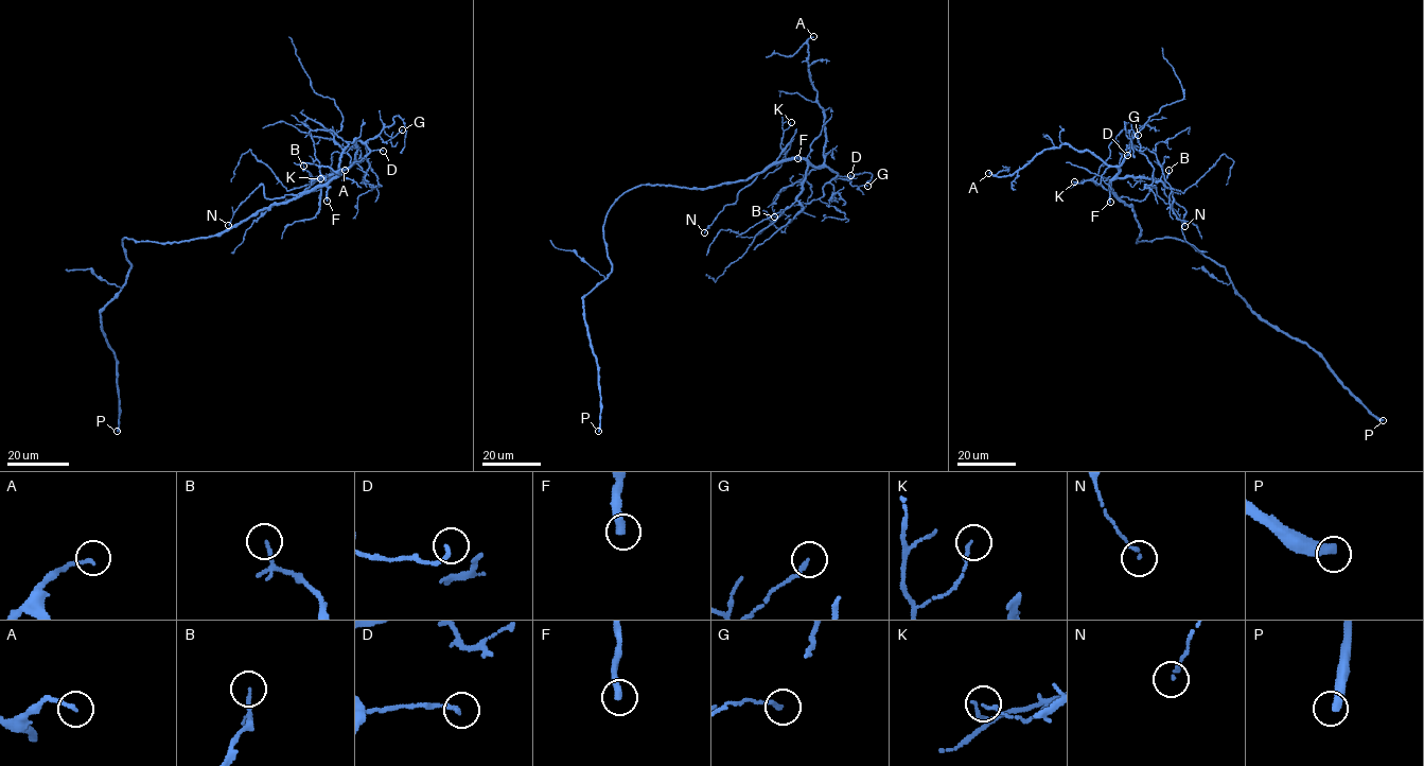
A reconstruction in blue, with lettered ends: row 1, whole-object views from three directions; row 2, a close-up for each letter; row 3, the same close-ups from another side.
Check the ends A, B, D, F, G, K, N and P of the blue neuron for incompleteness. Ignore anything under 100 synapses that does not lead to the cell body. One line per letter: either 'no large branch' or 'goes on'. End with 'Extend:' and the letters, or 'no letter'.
A: no large branch
B: no large branch
D: no large branch
F: goes on
G: no large branch
K: no large branch
N: no large branch
P: goes on
Extend: F, P

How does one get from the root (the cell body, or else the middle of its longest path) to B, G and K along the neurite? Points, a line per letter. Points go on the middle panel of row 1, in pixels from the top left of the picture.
B: (667, 185), (713, 188), (750, 179), (788, 159), (803, 158), (807, 162), (803, 190), (789, 207), (774, 216)
G: (667, 185), (713, 188), (804, 158), (833, 170), (833, 178), (867, 186)
K: (667, 185), (713, 188), (765, 172), (783, 151), (784, 132), (791, 122)

